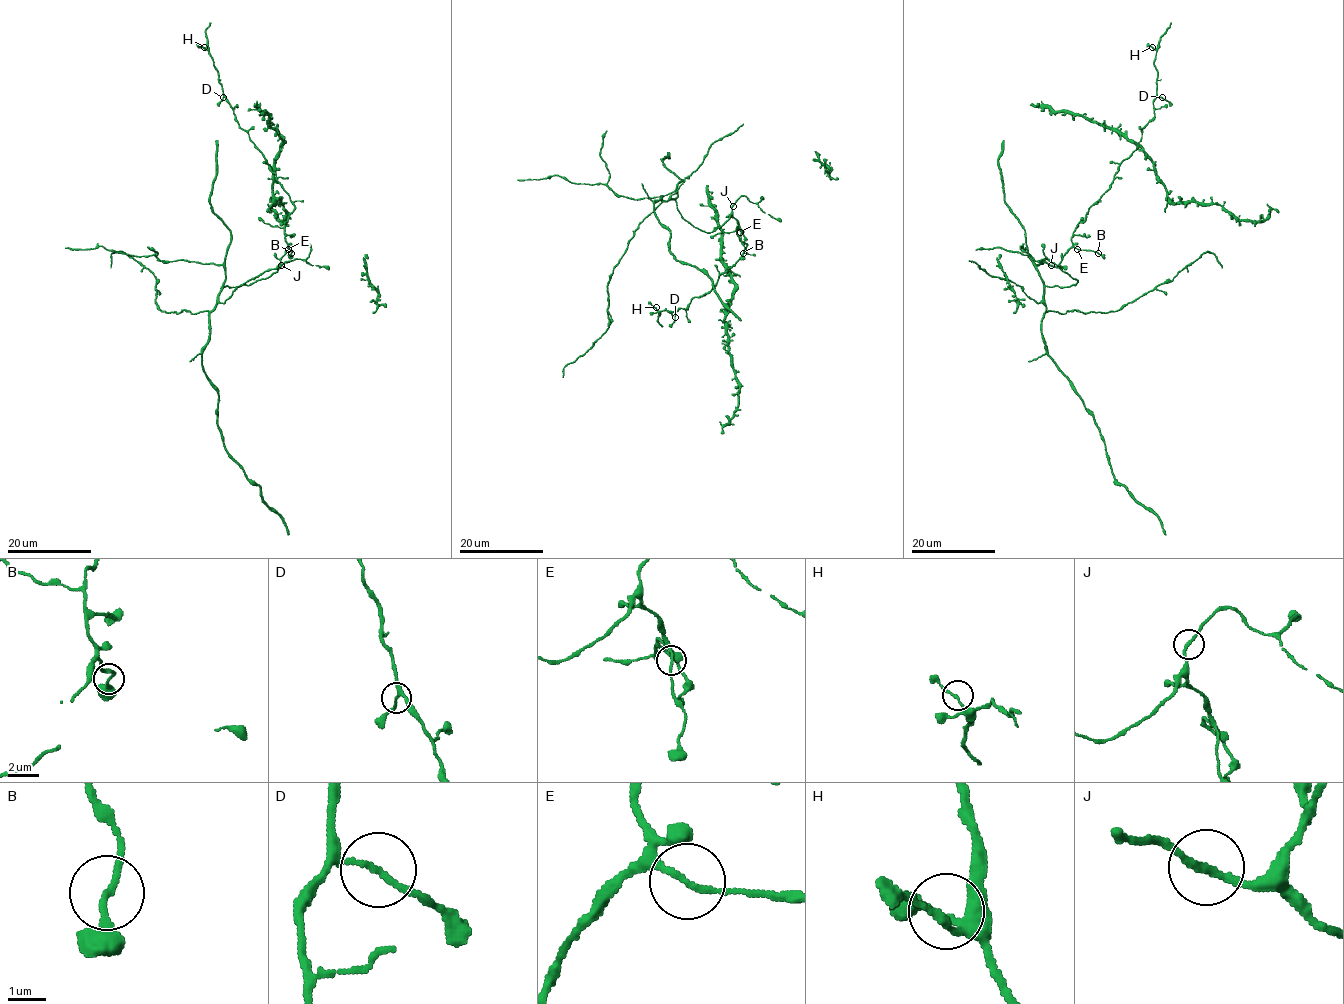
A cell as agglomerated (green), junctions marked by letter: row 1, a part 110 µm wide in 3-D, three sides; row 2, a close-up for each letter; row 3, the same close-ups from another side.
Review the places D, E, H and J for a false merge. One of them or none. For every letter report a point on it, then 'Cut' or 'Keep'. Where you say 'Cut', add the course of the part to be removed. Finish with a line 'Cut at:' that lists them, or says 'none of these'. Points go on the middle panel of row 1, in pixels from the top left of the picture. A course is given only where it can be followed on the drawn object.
D: Place: (675, 317). Keep
E: Place: (740, 232). Keep
H: Place: (656, 307). Keep
J: Place: (733, 206). Keep
Cut at: none of these

